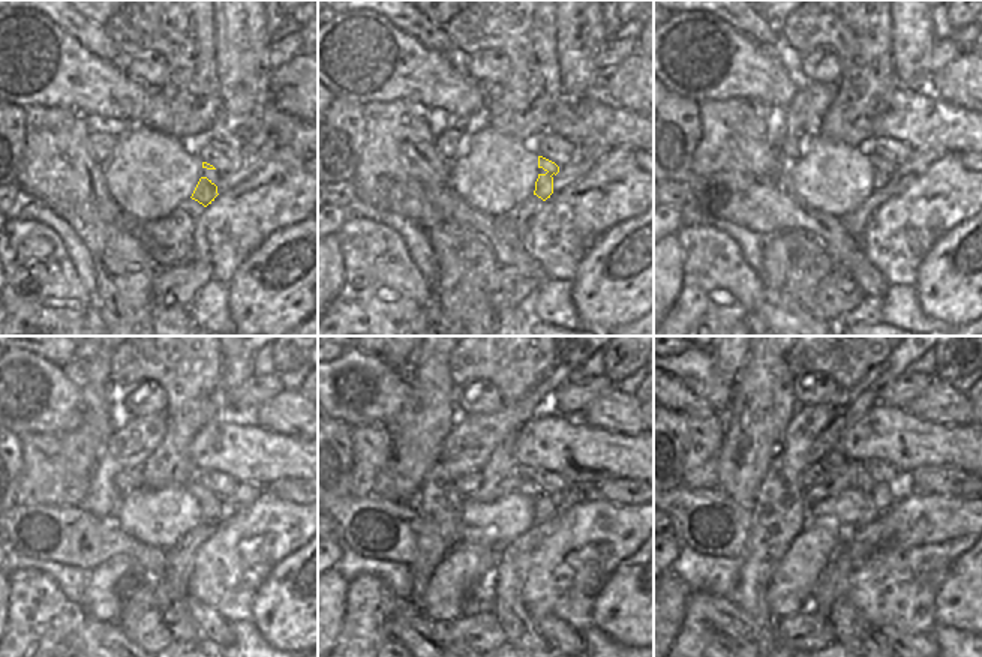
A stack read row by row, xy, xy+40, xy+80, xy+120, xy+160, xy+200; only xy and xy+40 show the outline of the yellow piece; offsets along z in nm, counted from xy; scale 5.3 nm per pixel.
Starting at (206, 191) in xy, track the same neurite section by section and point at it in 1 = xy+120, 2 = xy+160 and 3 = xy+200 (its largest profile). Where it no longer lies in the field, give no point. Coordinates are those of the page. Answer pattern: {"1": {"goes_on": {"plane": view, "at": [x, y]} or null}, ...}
{"1": {"goes_on": {"plane": "xy+120", "at": [210, 504]}}, "2": {"goes_on": {"plane": "xy+160", "at": [546, 504]}}, "3": {"goes_on": {"plane": "xy+200", "at": [882, 497]}}}

